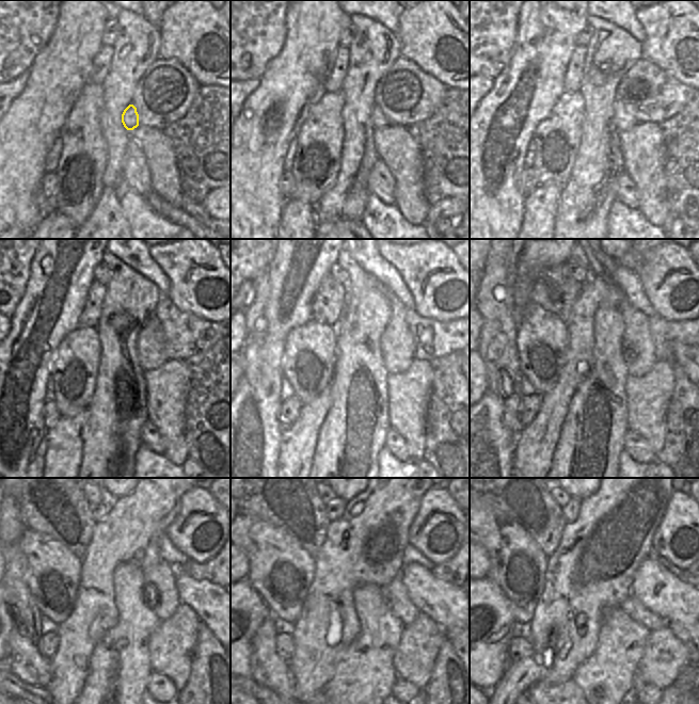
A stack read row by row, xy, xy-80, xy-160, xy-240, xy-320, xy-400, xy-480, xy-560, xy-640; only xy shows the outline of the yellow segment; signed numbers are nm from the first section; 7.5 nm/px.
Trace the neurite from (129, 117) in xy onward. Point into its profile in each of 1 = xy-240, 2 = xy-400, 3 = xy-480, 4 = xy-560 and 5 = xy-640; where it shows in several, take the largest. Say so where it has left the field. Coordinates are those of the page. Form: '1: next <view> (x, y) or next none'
1: next xy-240 (151, 348)
2: next xy-400 (638, 346)
3: next xy-480 (161, 594)
4: next xy-560 (395, 595)
5: next xy-640 (634, 608)

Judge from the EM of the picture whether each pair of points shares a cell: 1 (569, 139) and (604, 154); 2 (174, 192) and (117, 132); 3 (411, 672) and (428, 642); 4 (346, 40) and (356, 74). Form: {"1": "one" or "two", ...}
{"1": "two", "2": "two", "3": "one", "4": "two"}

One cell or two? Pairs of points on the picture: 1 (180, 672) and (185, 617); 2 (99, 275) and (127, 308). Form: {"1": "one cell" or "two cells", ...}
{"1": "one cell", "2": "two cells"}

